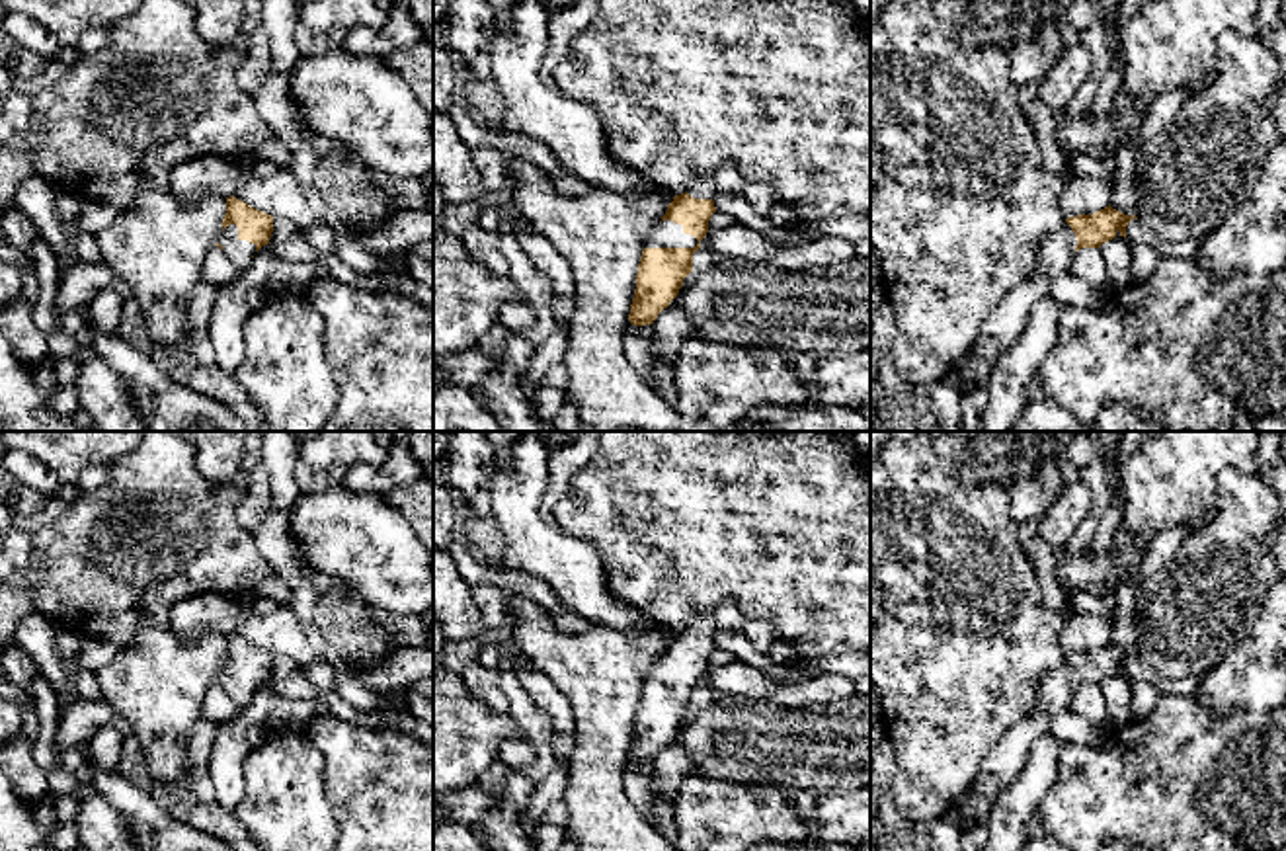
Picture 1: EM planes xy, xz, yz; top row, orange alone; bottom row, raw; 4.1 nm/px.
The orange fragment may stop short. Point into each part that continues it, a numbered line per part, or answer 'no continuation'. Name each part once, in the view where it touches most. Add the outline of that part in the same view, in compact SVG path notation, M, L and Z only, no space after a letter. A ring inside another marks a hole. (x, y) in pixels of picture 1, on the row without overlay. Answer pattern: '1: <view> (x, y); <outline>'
1: xz (664, 672); M673 658L658 660L646 675L646 685L695 685L699 677L683 669Z

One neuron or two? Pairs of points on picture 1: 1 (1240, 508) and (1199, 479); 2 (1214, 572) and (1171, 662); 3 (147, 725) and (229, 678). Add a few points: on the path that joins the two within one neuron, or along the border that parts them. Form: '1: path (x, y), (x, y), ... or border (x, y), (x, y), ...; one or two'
1: border (1253, 471), (1220, 473), (1218, 510), (1201, 527); two
2: path (1195, 594), (1189, 617), (1173, 641); one
3: border (223, 668), (213, 680); two

